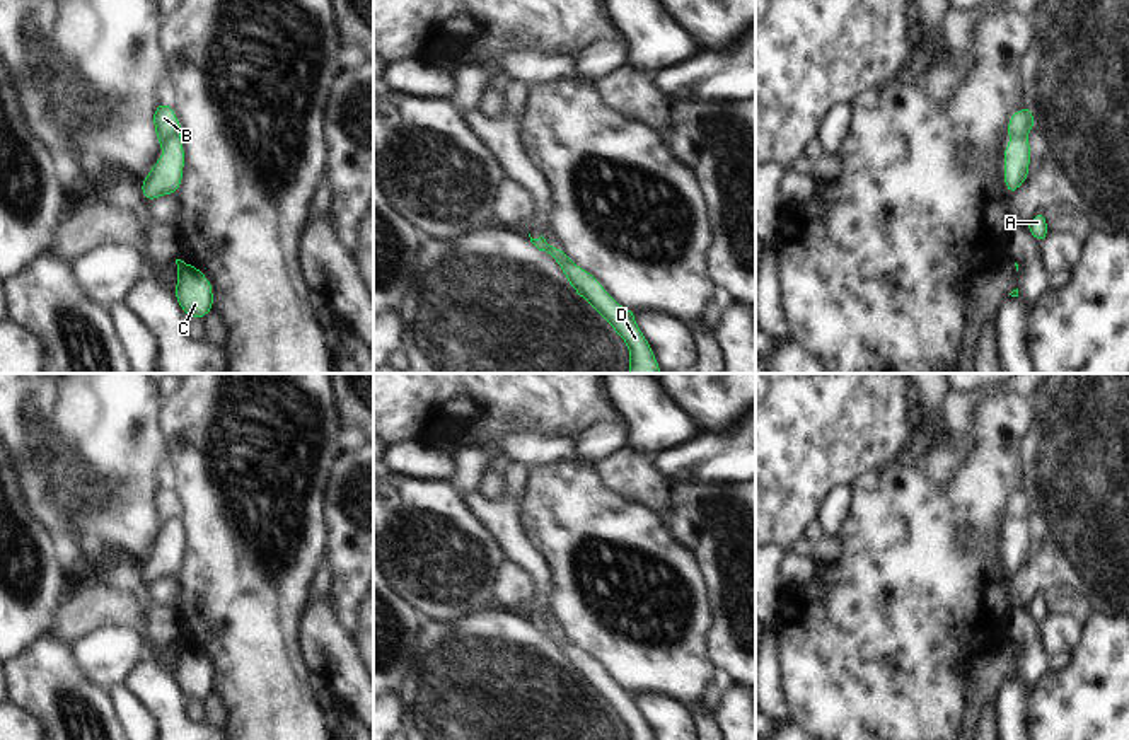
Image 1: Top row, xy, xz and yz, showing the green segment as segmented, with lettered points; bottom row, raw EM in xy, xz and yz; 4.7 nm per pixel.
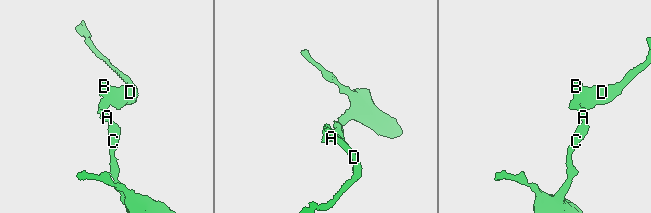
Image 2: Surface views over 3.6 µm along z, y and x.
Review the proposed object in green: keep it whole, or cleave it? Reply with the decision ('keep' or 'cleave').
cleave

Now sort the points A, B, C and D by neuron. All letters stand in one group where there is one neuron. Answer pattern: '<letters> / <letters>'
A C / B D

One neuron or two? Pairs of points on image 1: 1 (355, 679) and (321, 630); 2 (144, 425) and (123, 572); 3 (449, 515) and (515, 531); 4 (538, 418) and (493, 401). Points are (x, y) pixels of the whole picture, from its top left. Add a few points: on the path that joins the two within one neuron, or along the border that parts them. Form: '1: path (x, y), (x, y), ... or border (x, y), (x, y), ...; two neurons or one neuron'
1: path (343, 667), (324, 641); one neuron
2: border (140, 563), (132, 556), (110, 554), (96, 566); two neurons
3: border (464, 495), (469, 507), (497, 537), (507, 558); two neurons
4: path (527, 408), (521, 401), (503, 401); one neuron

